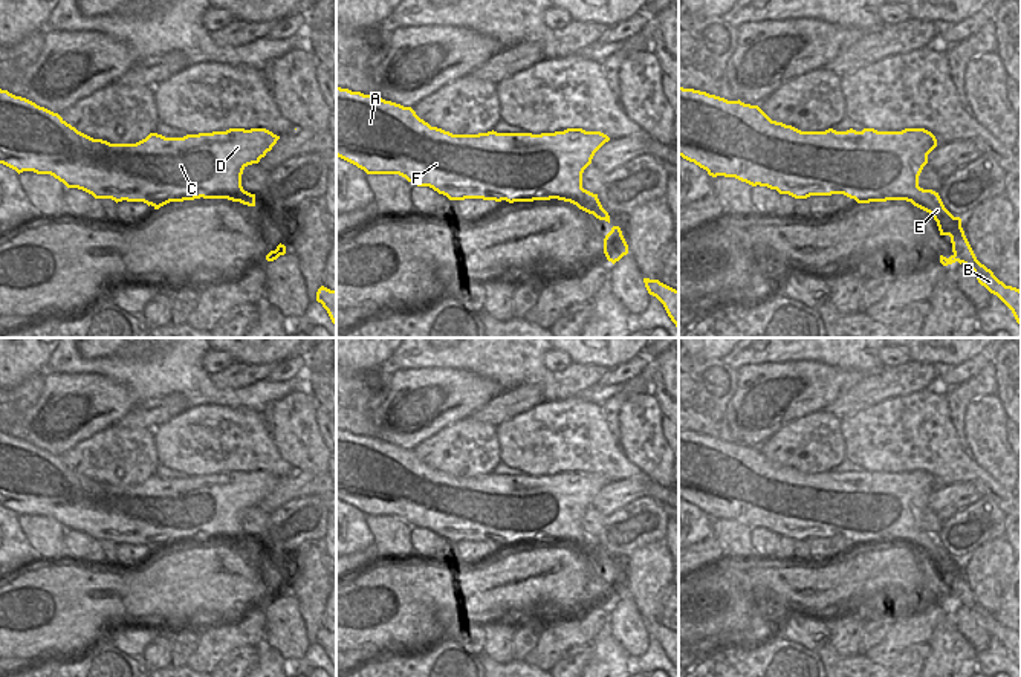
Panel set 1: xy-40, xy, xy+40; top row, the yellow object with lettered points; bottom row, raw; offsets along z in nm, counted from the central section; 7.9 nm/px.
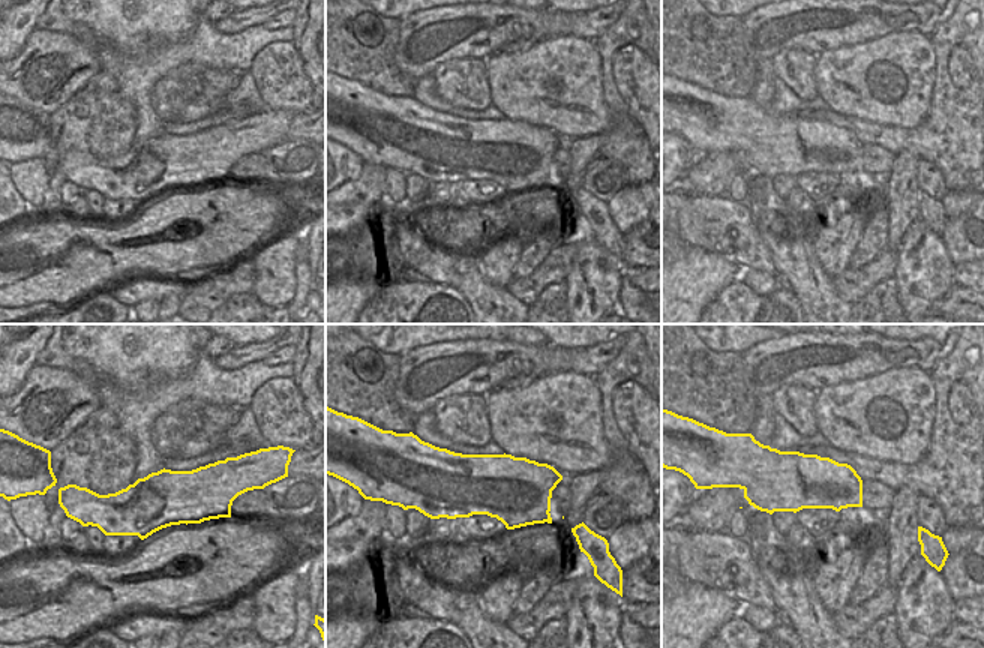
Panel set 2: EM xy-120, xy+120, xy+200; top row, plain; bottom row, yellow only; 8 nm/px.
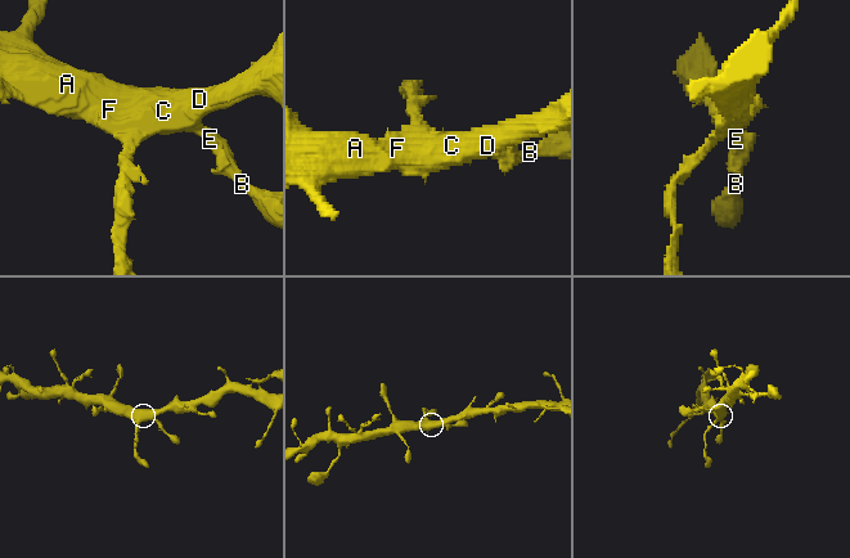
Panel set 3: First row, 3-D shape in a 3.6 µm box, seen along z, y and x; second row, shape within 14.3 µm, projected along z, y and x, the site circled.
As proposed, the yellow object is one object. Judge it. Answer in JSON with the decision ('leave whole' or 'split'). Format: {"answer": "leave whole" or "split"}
{"answer": "leave whole"}

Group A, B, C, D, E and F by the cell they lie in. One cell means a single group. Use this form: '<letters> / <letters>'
A B C D E F

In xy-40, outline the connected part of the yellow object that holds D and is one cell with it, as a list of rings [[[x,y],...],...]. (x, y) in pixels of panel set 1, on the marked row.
[[[0,89],[0,164],[15,170],[50,174],[67,188],[78,188],[95,199],[116,203],[144,202],[154,209],[194,199],[228,199],[255,206],[255,194],[241,186],[248,165],[258,164],[280,136],[266,128],[229,128],[226,131],[165,138],[150,133],[136,144],[110,144],[93,139],[35,102]]]

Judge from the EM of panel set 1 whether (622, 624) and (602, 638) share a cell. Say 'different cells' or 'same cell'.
different cells

